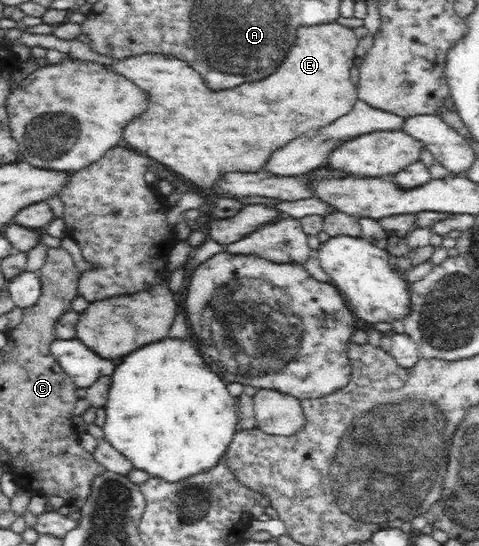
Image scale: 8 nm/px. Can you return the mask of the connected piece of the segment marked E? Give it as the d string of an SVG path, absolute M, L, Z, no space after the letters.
M328 23L299 26L295 43L287 50L283 62L259 82L240 84L235 90L211 92L203 83L203 77L186 62L155 53L127 56L115 64L101 64L107 69L131 80L136 87L145 90L149 108L133 118L129 126L123 126L121 139L136 152L169 166L177 174L203 188L210 188L225 172L257 172L269 160L271 152L285 146L289 140L313 133L351 112L358 102L356 84L351 81L351 68L355 62L355 49L359 39L355 32L341 24Z

